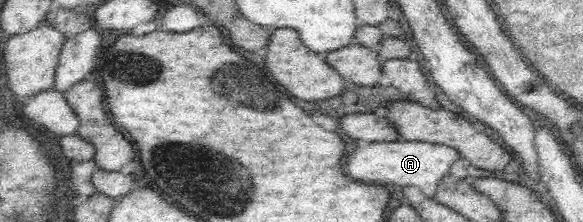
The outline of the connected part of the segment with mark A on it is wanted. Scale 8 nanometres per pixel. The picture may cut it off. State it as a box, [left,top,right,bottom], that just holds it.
[349,140,463,198]

